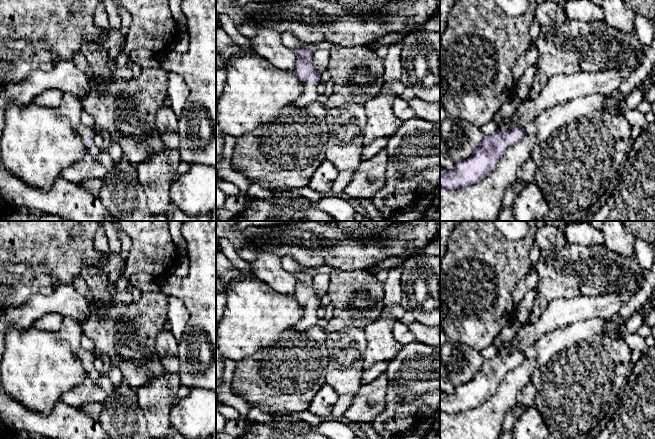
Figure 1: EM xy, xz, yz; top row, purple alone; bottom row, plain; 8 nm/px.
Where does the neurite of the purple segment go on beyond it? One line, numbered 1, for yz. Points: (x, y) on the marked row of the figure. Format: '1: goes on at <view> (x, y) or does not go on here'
1: goes on at yz (549, 121)

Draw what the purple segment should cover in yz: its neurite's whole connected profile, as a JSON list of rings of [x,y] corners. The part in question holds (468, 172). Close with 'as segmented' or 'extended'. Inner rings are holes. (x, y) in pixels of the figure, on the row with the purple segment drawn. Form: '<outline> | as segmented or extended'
[[[617,91],[608,95],[576,98],[546,109],[523,128],[516,127],[505,133],[496,131],[490,136],[484,136],[469,159],[455,163],[453,170],[440,168],[440,187],[456,189],[478,183],[495,169],[504,152],[525,135],[534,135],[537,143],[543,142],[562,126],[592,112],[601,111],[616,94]]] | extended

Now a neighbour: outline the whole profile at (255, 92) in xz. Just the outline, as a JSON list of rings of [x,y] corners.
[[[248,51],[222,66],[227,72],[224,91],[217,99],[218,122],[223,131],[241,137],[272,122],[283,107],[293,104],[303,91],[295,72],[279,69],[254,51]]]

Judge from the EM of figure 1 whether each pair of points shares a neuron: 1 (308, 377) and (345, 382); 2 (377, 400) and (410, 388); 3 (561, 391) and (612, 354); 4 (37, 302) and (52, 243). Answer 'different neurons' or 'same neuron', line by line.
1: different neurons
2: different neurons
3: same neuron
4: different neurons

